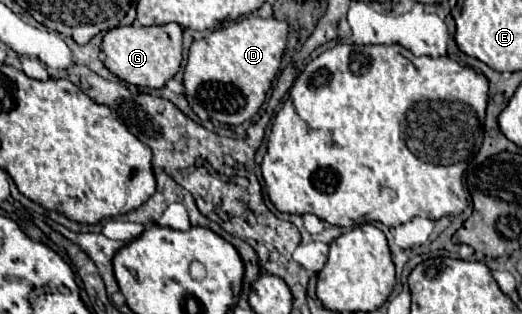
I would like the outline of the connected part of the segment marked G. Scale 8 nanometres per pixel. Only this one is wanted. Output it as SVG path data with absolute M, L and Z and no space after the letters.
M118 26L106 32L102 48L106 52L106 68L120 80L140 88L164 88L182 64L182 26Z

